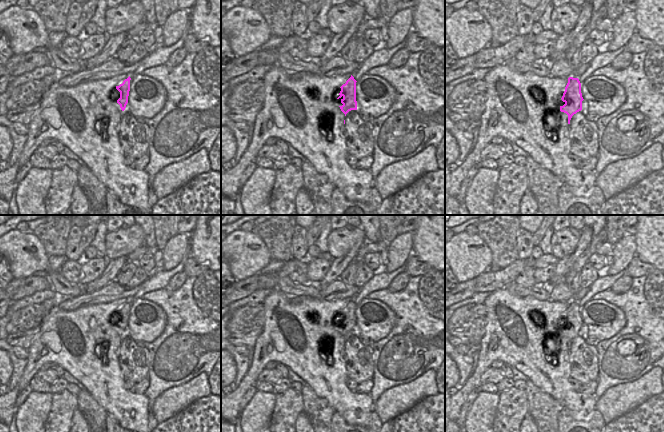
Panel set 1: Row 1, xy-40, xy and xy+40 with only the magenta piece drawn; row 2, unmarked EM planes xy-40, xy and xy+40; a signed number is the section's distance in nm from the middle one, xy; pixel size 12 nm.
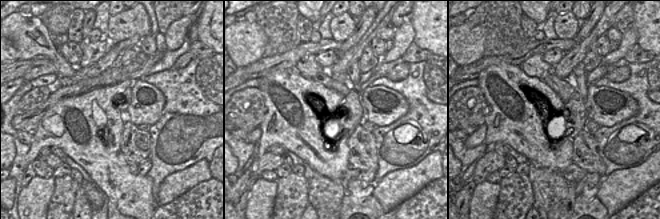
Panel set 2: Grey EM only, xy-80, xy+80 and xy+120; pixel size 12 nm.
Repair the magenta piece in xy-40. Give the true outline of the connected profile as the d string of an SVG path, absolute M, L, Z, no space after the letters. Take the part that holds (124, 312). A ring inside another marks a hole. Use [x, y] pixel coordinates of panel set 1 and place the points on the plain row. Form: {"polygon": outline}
{"polygon": "M130 300L123 305L122 308L116 310L116 315L112 317L113 324L115 324L119 329L122 335L125 334L128 327L128 320L130 315Z"}

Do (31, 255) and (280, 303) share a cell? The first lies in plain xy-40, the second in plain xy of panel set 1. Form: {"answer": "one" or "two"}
{"answer": "two"}

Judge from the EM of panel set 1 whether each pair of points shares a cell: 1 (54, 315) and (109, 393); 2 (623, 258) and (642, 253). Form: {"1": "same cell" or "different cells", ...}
{"1": "same cell", "2": "different cells"}

